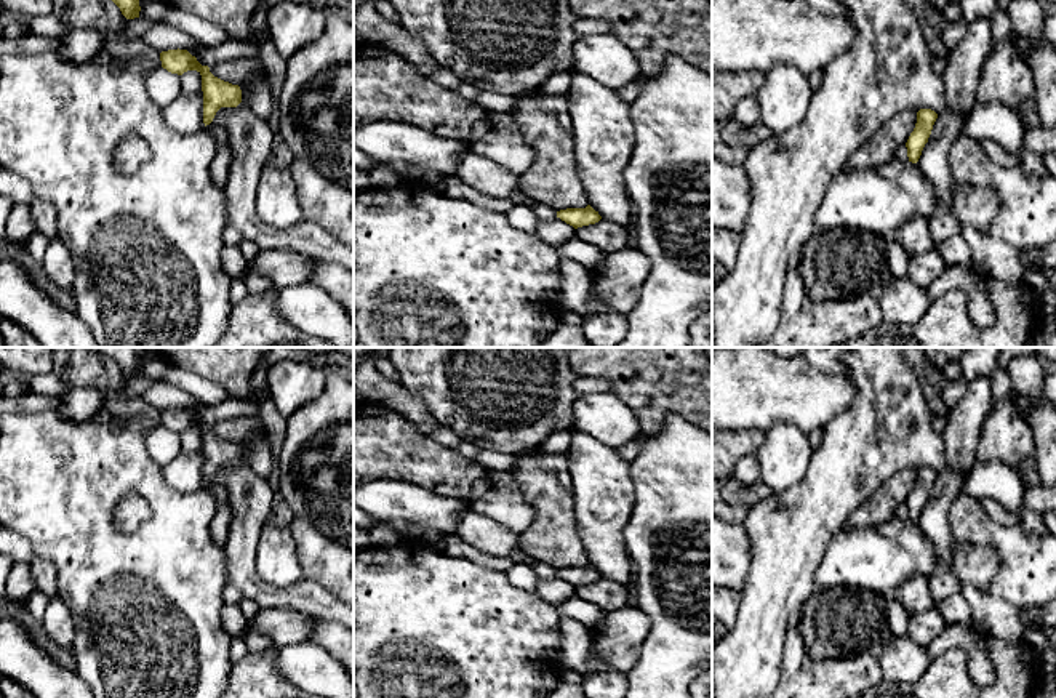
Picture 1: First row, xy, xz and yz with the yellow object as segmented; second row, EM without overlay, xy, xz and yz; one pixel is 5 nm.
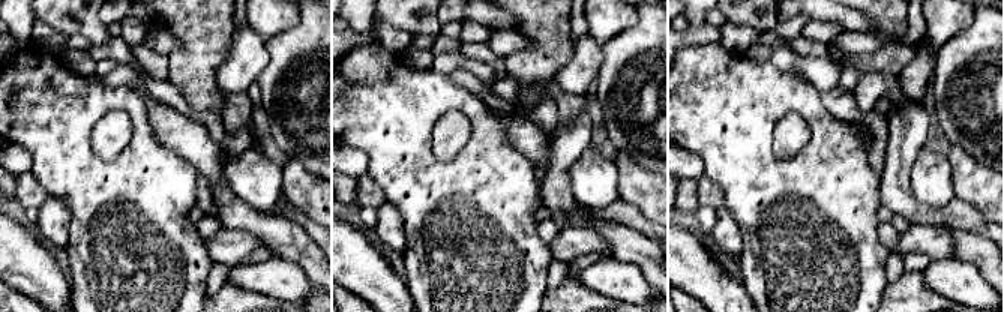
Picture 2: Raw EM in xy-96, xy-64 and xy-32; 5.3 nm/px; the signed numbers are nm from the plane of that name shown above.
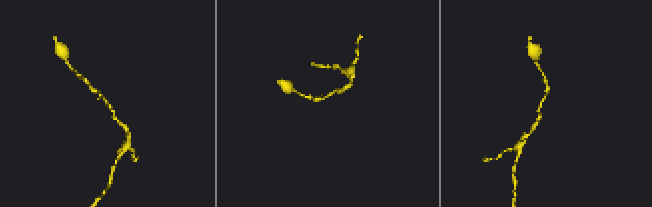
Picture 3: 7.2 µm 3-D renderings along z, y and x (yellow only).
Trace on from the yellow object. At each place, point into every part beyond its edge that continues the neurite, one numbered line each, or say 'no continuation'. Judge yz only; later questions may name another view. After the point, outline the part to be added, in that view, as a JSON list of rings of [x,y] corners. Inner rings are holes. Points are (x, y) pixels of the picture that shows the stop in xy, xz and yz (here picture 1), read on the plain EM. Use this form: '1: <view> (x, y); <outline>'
no continuation

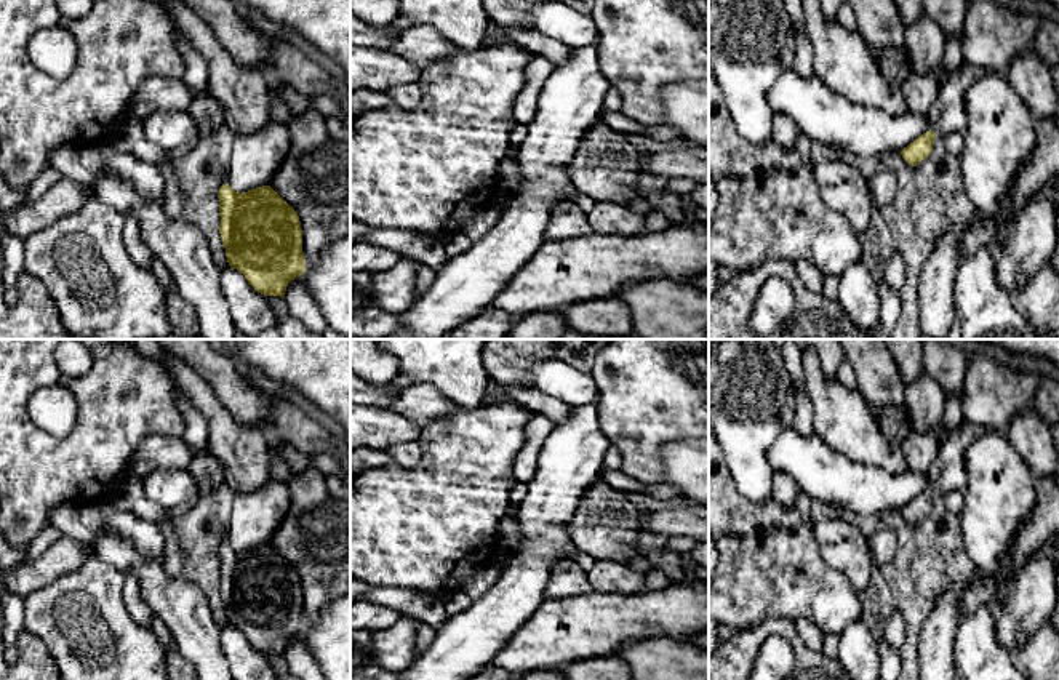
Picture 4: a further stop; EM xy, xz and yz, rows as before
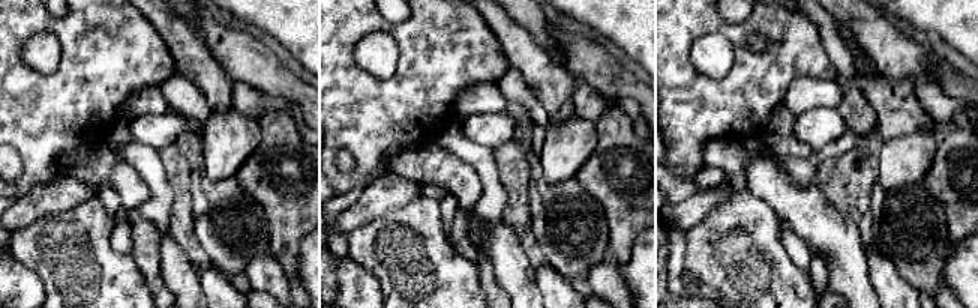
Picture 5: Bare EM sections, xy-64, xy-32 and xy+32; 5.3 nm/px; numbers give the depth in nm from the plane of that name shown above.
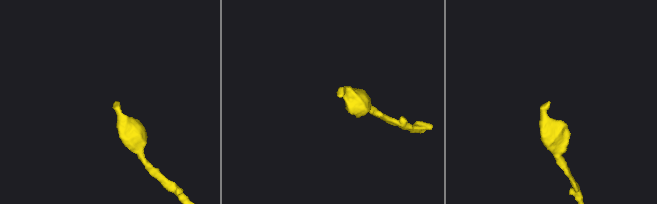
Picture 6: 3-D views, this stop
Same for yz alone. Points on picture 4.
1: yz (947, 472); [[[966,421],[958,429],[945,434],[942,446],[928,470],[931,490],[941,494],[952,490],[961,493],[966,490],[968,474],[965,469],[965,453],[985,432],[989,432],[985,427]]]

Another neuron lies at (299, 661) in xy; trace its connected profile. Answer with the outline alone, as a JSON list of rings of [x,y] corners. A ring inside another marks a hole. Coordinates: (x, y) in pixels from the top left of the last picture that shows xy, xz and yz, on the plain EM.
[[[302,634],[288,642],[283,658],[288,670],[301,680],[326,680],[318,662],[312,658]]]

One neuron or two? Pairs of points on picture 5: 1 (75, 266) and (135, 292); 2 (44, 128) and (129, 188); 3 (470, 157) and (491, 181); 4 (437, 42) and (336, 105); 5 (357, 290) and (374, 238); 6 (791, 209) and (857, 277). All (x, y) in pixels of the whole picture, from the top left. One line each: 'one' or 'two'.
1: one
2: two
3: one
4: one
5: two
6: one

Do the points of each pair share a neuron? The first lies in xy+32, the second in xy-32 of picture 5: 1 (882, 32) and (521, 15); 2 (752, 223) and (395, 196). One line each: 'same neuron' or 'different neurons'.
1: same neuron
2: different neurons

